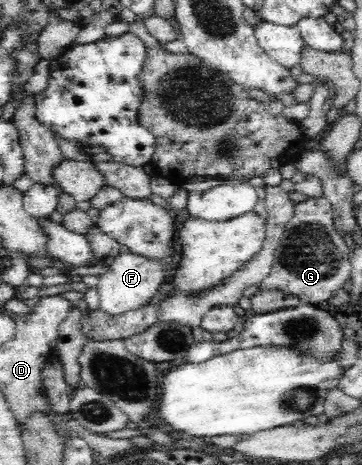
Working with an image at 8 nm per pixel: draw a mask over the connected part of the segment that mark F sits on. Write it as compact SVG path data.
M123 250L115 257L107 272L99 276L96 289L99 295L99 307L110 315L120 315L135 311L149 303L163 283L163 269L167 267L163 259L151 259L151 256Z

